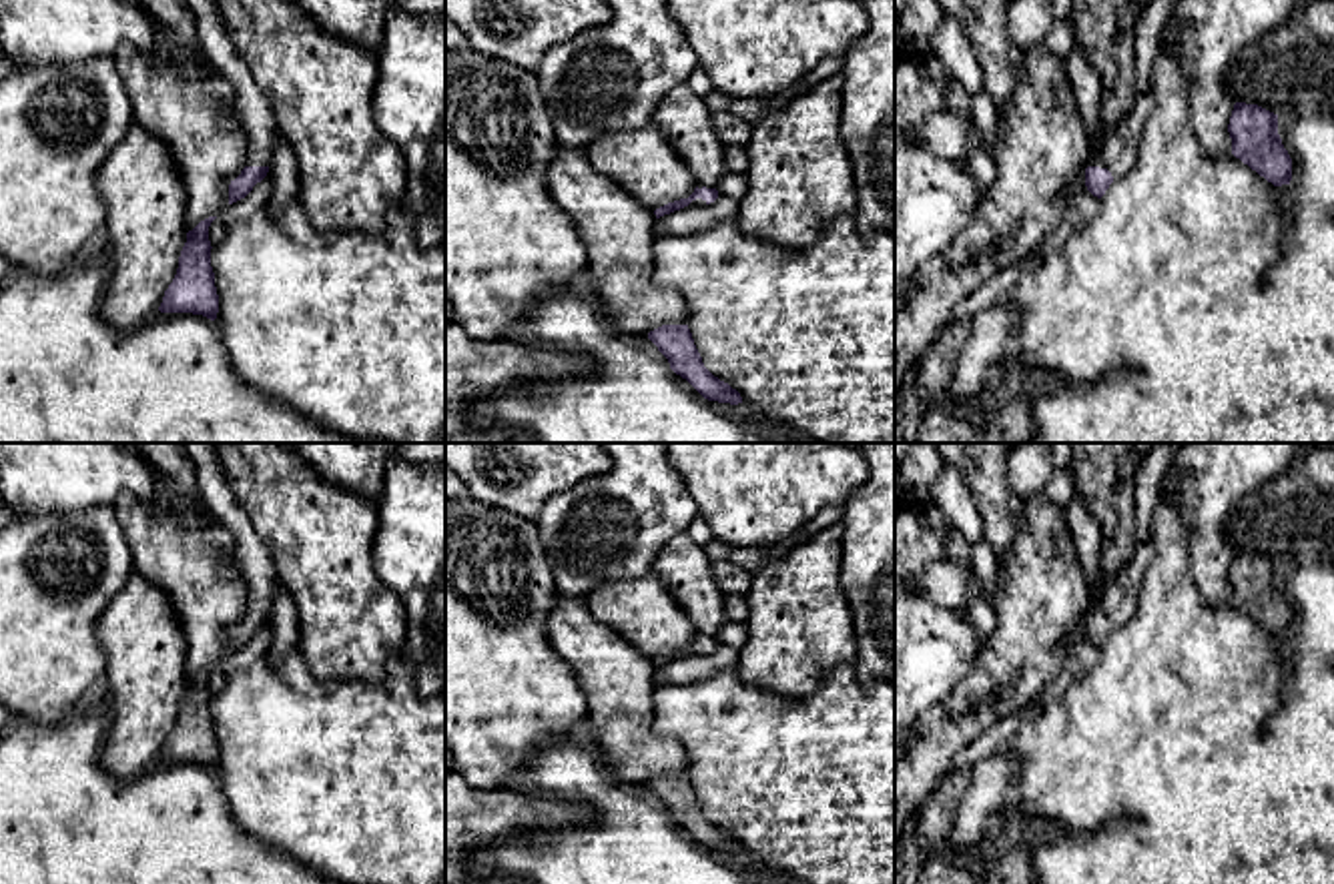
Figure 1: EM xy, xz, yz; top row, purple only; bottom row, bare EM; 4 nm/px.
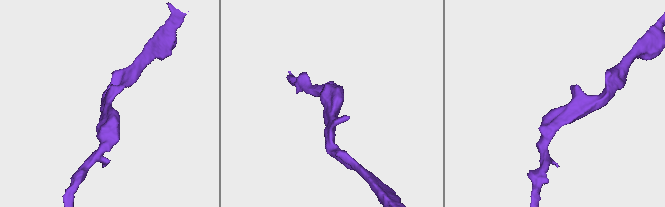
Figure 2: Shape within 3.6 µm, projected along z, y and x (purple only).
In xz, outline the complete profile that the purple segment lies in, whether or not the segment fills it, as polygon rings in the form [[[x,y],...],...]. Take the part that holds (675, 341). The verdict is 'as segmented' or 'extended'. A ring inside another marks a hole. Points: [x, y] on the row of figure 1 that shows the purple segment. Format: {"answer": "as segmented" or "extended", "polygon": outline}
{"answer": "as segmented", "polygon": [[[662,325],[650,331],[648,339],[668,359],[670,369],[686,379],[704,399],[730,405],[742,403],[736,389],[704,367],[688,325]]]}

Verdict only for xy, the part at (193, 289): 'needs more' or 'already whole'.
already whole

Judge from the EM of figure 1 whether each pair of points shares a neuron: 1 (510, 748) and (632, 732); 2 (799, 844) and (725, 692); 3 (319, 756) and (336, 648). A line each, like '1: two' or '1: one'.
1: two
2: one
3: two

